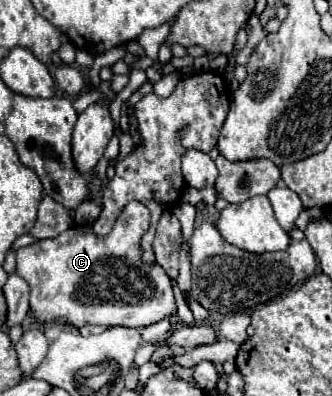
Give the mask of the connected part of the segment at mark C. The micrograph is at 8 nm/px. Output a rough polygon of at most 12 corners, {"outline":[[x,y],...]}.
{"outline":[[149,210],[101,238],[73,226],[17,250],[39,322],[143,328],[175,314],[141,260]]}

